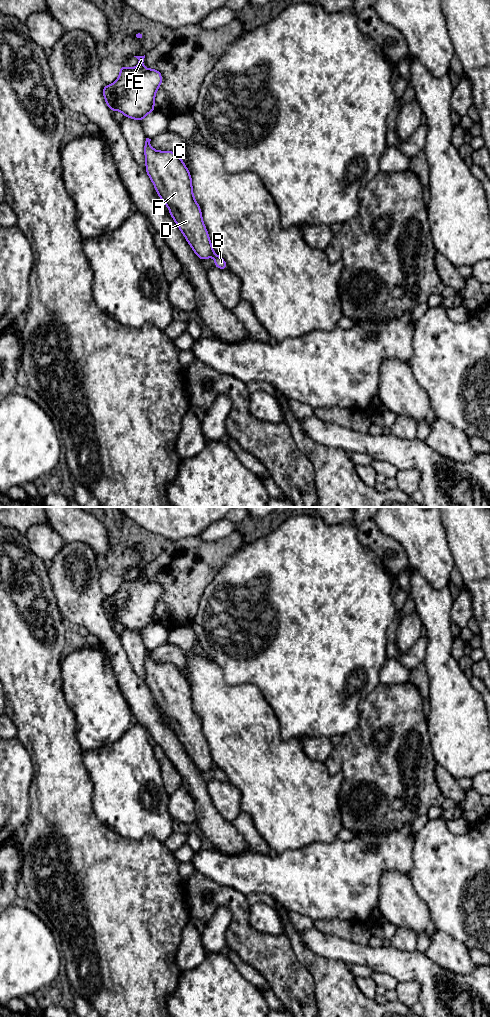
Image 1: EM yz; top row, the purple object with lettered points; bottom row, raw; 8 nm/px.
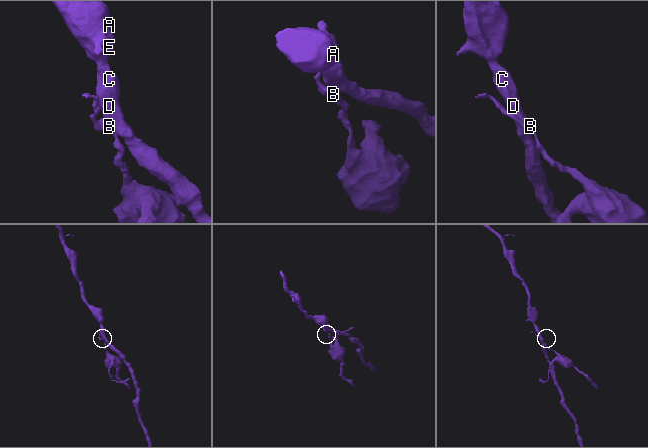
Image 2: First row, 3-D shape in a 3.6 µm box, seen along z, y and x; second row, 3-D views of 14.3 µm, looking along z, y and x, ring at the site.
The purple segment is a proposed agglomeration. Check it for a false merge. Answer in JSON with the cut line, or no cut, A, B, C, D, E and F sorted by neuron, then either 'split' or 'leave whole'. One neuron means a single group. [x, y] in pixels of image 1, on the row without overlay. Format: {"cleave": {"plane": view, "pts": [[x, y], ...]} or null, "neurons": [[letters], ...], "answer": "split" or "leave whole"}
{"cleave": {"plane": "yz", "pts": [[214, 765], [212, 767]]}, "neurons": [["A", "C", "D", "E", "F"], ["B"]], "answer": "split"}

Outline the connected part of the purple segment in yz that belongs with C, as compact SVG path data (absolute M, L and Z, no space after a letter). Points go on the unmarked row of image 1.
M146 650L144 658L145 682L158 708L169 720L176 737L200 772L213 768L202 724L193 707L190 684L181 669L170 662L154 662L150 653Z

